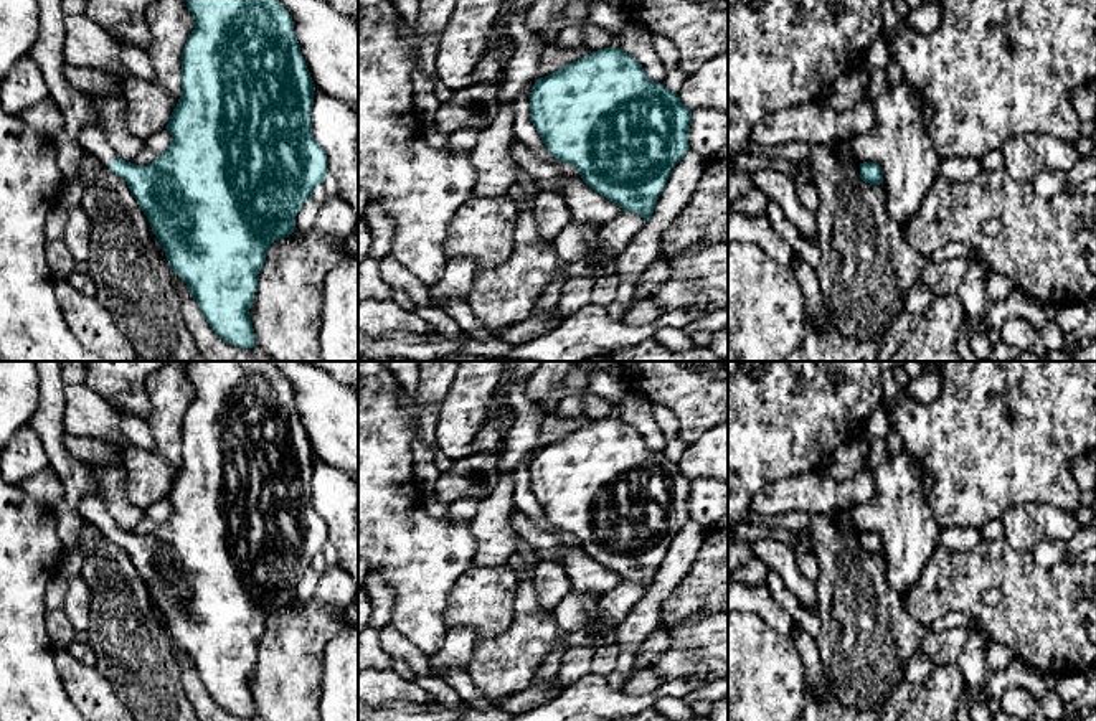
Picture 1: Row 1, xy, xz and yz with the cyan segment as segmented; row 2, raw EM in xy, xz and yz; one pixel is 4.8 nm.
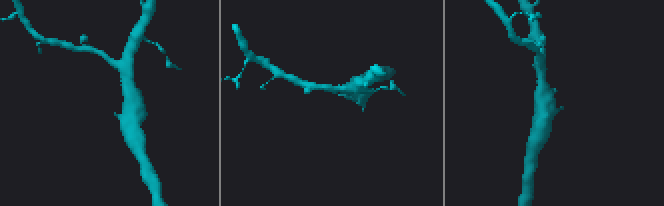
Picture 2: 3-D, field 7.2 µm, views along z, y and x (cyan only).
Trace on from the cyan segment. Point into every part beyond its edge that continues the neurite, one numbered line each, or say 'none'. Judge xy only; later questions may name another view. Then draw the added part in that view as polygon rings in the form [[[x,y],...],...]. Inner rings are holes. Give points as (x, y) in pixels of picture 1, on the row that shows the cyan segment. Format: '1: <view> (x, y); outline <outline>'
1: xy (91, 139); outline [[[92,122],[81,129],[76,142],[84,152],[94,153],[106,168],[117,157],[101,127]]]

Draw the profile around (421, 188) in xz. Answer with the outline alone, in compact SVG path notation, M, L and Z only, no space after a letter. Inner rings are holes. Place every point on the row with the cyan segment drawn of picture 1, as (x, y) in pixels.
M358 0L358 188L381 203L394 221L391 256L428 287L446 272L444 244L457 210L474 196L475 170L469 152L434 148L423 137L423 117L413 101L411 46L398 26L399 13L390 0Z

